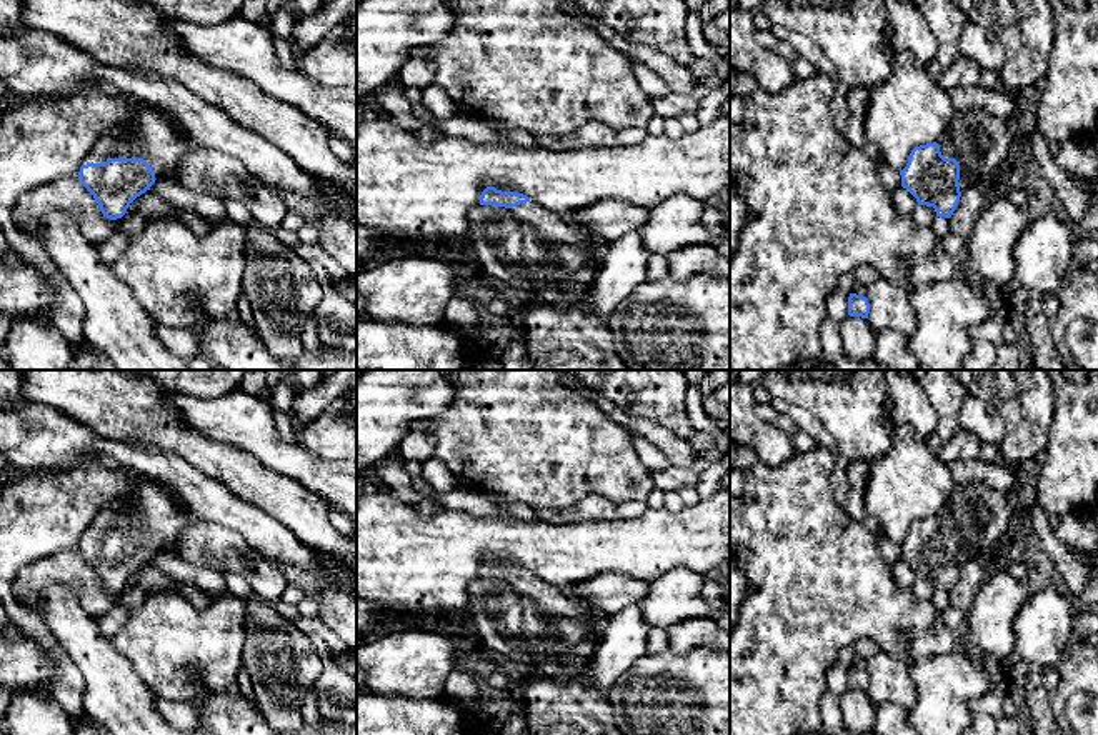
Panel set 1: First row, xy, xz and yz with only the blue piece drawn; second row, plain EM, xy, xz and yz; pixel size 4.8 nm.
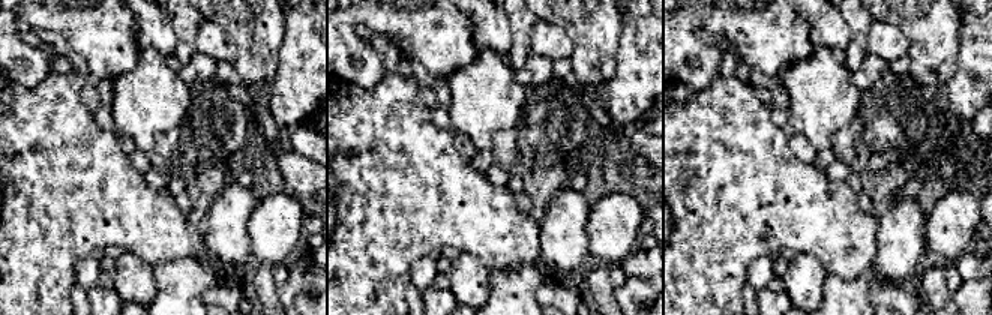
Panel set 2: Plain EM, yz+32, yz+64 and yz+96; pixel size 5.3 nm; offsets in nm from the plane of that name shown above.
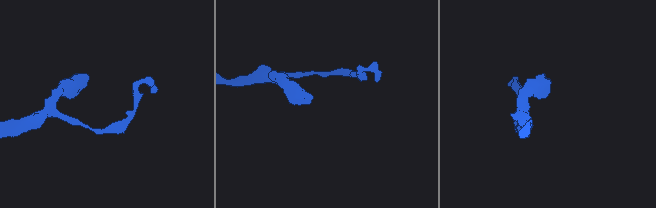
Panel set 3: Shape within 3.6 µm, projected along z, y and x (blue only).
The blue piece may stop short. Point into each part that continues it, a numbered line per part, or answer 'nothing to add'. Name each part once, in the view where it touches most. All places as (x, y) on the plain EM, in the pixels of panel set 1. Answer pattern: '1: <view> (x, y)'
1: xy (154, 509)

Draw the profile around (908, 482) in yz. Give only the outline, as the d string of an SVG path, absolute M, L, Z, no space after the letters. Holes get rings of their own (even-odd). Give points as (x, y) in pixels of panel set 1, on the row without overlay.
M903 425L893 428L886 453L870 462L866 515L900 545L915 520L938 515L953 487L948 465Z

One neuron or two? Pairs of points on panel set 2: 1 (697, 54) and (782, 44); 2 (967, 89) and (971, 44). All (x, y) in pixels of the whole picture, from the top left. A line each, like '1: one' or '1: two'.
1: one
2: one

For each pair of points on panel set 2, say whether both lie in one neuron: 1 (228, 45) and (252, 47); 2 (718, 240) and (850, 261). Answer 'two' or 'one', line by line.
1: two
2: one

